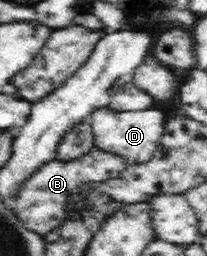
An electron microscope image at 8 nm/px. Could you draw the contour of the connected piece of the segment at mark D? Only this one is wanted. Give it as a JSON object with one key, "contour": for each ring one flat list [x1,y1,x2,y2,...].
{"contour":[[107,106,94,111,87,122,94,130,94,145,104,151,122,155,129,159,131,165,146,163,156,153,158,143,165,132,165,125,170,115,162,110,145,109,144,111,114,113]]}

